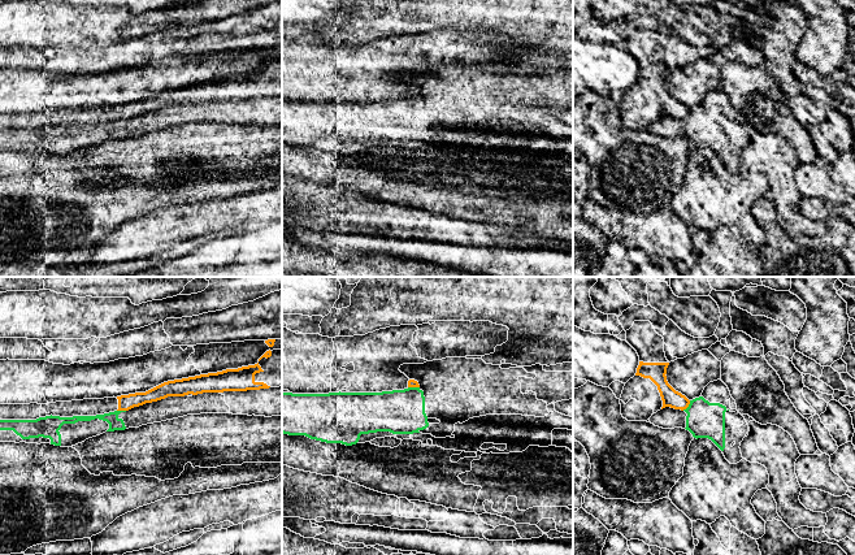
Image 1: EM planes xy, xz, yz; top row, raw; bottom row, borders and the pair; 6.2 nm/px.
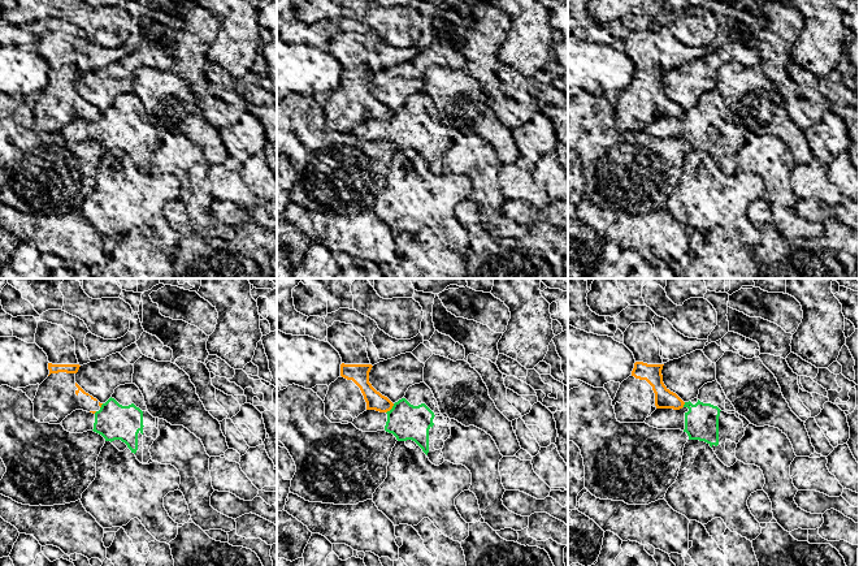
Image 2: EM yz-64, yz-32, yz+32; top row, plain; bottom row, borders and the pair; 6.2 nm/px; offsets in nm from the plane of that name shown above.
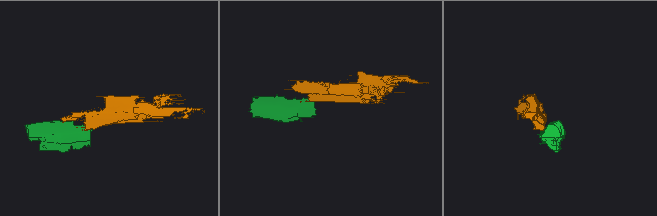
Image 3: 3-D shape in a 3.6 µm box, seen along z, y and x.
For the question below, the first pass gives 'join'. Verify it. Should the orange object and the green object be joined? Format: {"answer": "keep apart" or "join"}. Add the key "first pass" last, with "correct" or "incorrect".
{"answer": "keep apart", "first pass": "incorrect"}

